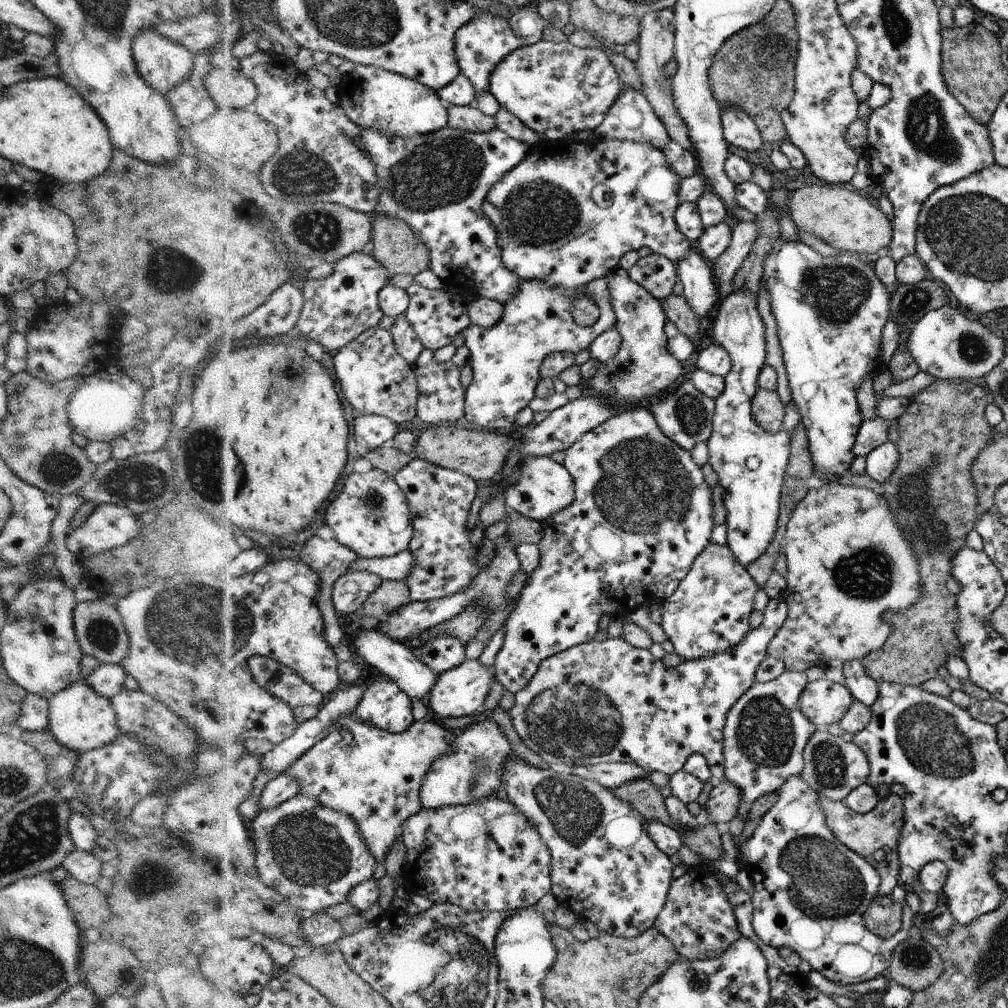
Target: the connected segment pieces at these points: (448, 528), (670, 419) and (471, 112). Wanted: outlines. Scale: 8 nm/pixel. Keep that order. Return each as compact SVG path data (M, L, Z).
M417 456L395 479L405 489L413 509L415 537L410 550L418 556L418 562L414 572L406 578L412 593L412 603L452 598L468 590L470 582L481 572L480 564L476 564L481 544L470 542L472 530L468 528L478 482L466 473L432 464Z
M691 380L678 384L678 388L674 388L674 392L664 396L662 400L656 400L648 408L657 418L657 424L661 427L662 432L686 450L692 451L692 448L699 443L707 442L712 436L716 401L697 389Z
M449 104L450 127L474 132L490 132L497 128L495 117L480 112L473 104Z

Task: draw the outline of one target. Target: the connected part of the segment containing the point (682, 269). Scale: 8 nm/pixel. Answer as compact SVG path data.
M696 245L684 260L678 262L678 278L682 282L683 296L689 301L698 320L708 318L720 296L717 293L713 267L701 255Z

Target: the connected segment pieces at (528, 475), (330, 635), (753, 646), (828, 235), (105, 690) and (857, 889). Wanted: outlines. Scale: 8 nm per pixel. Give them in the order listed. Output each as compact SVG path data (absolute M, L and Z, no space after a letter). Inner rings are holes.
M536 456L520 461L518 468L520 474L516 476L516 482L510 484L503 495L506 506L514 508L522 516L545 522L574 502L574 479L564 464L557 463L548 456Z
M315 535L305 544L300 559L322 576L320 604L322 612L324 612L324 616L326 616L326 636L330 644L335 647L346 643L347 638L344 634L344 628L342 628L340 618L338 617L340 613L337 611L333 601L333 590L337 583L336 580L348 571L351 571L352 565L359 559L359 554L355 550L350 550L348 546L344 546L342 542L338 542L336 537L334 539L324 540L324 538Z
M780 597L768 601L768 606L764 608L762 624L758 628L750 628L750 632L746 634L746 640L742 640L742 644L734 646L728 652L720 652L714 654L712 658L702 658L702 660L685 660L681 661L676 668L666 668L662 660L655 659L653 653L649 649L639 649L629 642L626 642L621 636L618 638L610 638L604 642L596 642L592 639L586 644L579 644L577 647L569 648L557 655L552 655L538 668L537 674L533 676L526 688L522 688L520 692L516 692L514 706L508 710L508 714L512 720L514 730L518 733L520 740L526 748L530 749L536 756L539 756L549 766L559 763L560 761L567 762L569 765L589 765L600 763L632 763L648 772L664 772L668 776L676 775L678 771L682 771L682 767L686 760L692 754L702 754L706 758L712 774L713 781L721 781L725 778L725 749L724 749L724 730L725 721L728 719L729 711L732 710L734 703L738 702L746 691L754 684L754 672L761 666L762 658L766 656L766 648L769 648L770 640L773 640L774 635L780 630L788 618L789 606L786 601Z
M804 185L790 194L786 211L798 230L814 234L844 253L861 257L881 254L893 240L893 222L879 205L859 191L849 190L844 185Z
M101 664L84 679L84 684L95 690L98 696L114 698L124 687L126 672L117 664Z
M800 776L786 778L786 784L782 784L782 788L778 788L776 794L778 794L778 802L766 814L763 814L751 837L738 843L736 843L735 837L732 838L735 848L738 850L738 860L745 864L743 868L753 880L752 884L754 884L754 894L751 895L754 906L752 926L757 934L757 941L763 946L770 945L777 949L782 948L782 946L788 946L788 948L791 948L800 956L801 960L806 960L814 970L821 972L828 980L844 984L844 986L876 978L878 974L882 974L890 966L896 946L905 943L913 933L913 918L915 914L906 905L907 892L904 892L898 886L889 894L879 891L881 886L880 873L869 861L858 856L858 853L855 853L853 849L846 848L846 845L842 844L837 836L834 836L834 833L828 828L828 824L826 824L825 812L822 812L822 808L818 804L819 794L814 792L814 789L810 788L810 785L806 784Z

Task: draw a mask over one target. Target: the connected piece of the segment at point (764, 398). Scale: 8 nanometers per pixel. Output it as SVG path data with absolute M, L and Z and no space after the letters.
M759 387L753 399L753 415L758 426L768 434L776 434L781 431L785 414L785 406L777 390L764 390Z

